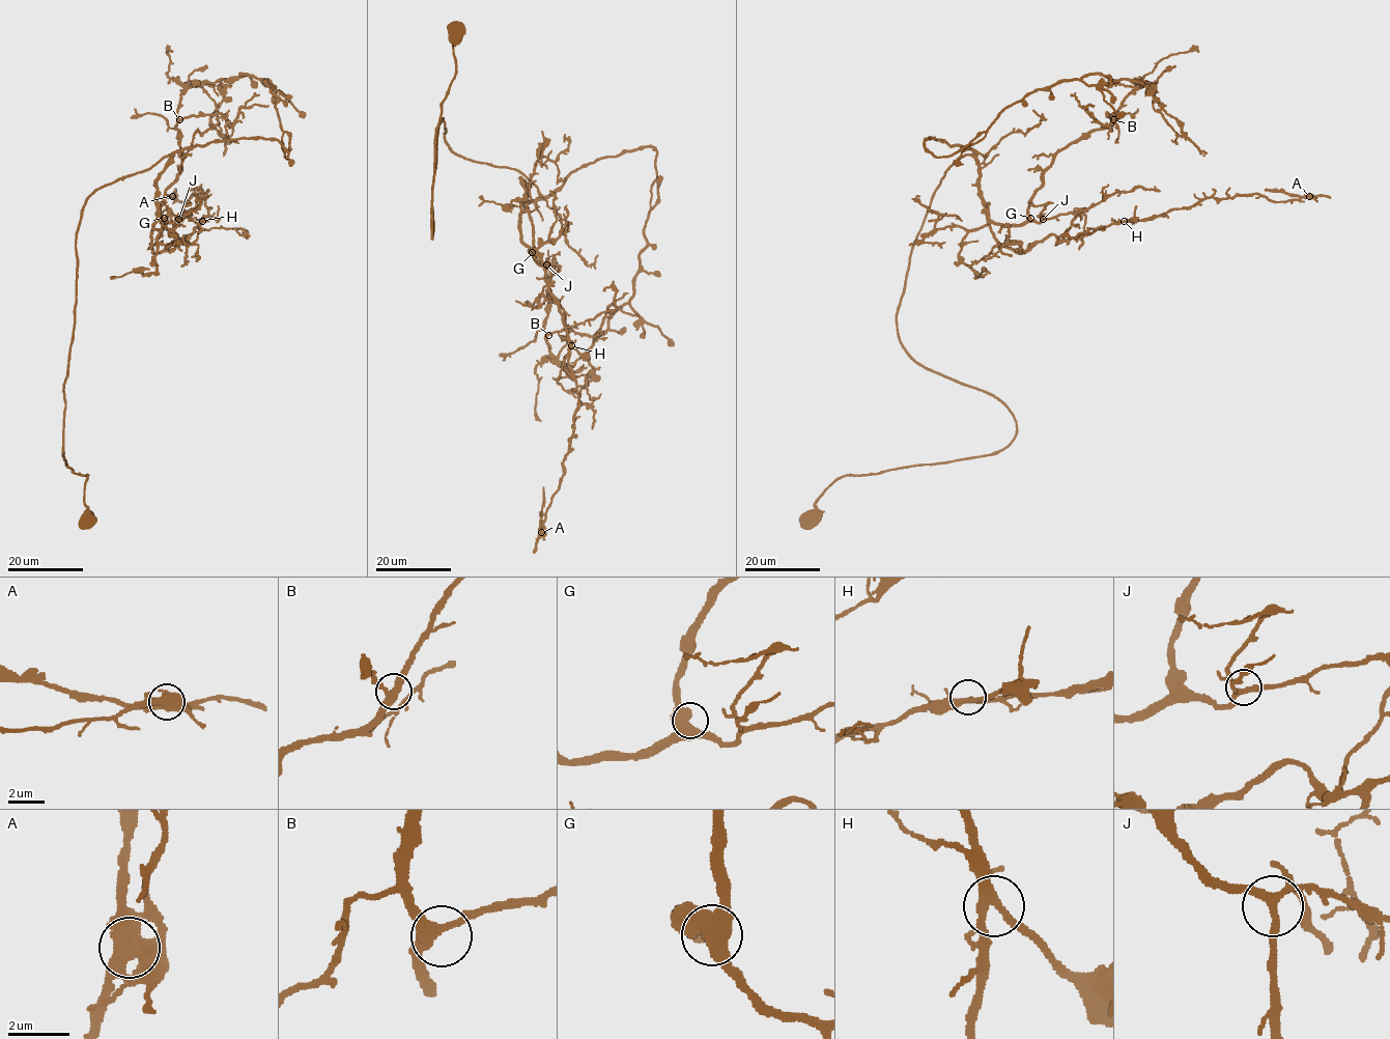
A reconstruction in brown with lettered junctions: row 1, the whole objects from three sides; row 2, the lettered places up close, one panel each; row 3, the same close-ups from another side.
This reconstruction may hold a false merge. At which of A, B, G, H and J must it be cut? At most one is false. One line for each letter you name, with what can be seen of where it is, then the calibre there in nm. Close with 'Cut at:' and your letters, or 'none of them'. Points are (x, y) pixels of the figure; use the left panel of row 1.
Cut at: none of them

